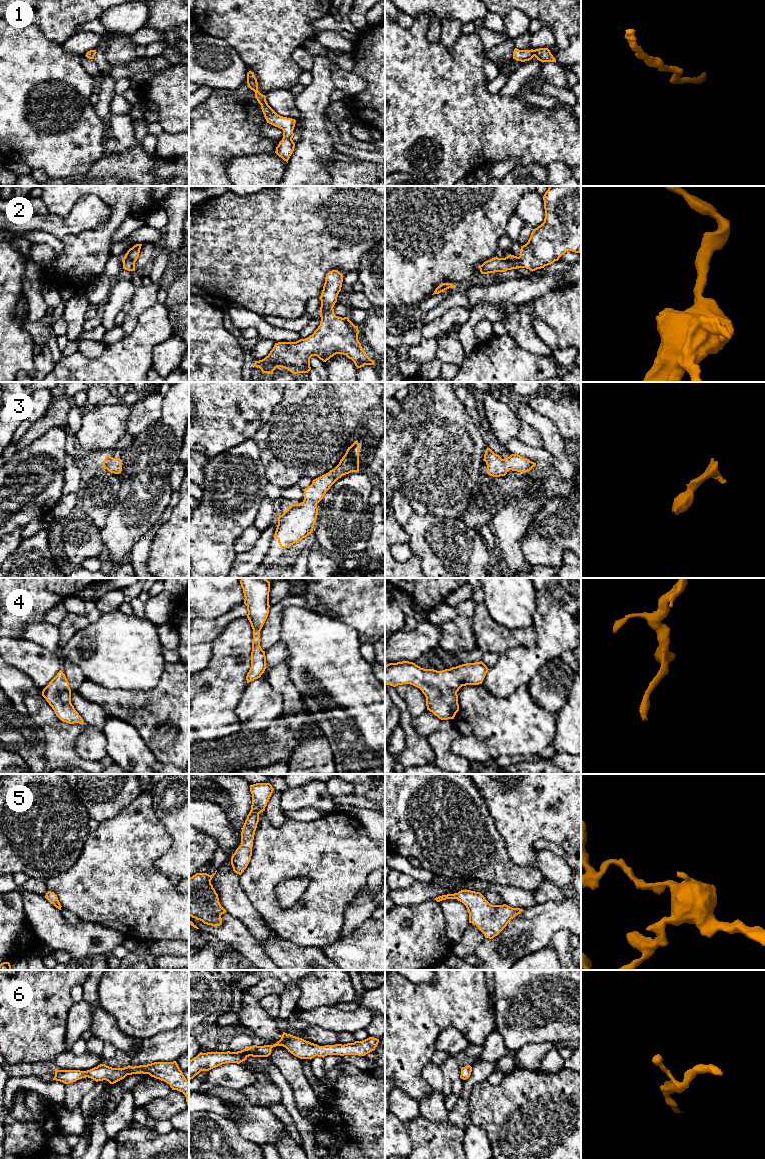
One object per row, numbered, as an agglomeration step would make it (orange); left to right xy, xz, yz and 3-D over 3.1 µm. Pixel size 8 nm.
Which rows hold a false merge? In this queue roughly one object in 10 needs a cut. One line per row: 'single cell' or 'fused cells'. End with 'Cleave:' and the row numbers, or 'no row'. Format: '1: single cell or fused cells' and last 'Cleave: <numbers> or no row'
1: single cell
2: single cell
3: single cell
4: single cell
5: single cell
6: single cell
Cleave: no row

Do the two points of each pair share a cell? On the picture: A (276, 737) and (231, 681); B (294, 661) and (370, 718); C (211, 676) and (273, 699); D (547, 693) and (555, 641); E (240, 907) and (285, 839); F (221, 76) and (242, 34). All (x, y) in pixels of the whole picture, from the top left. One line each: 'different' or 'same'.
A: different
B: same
C: different
D: different
E: different
F: different

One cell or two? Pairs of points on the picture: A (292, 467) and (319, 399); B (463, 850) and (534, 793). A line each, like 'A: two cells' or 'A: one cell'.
A: one cell
B: two cells

